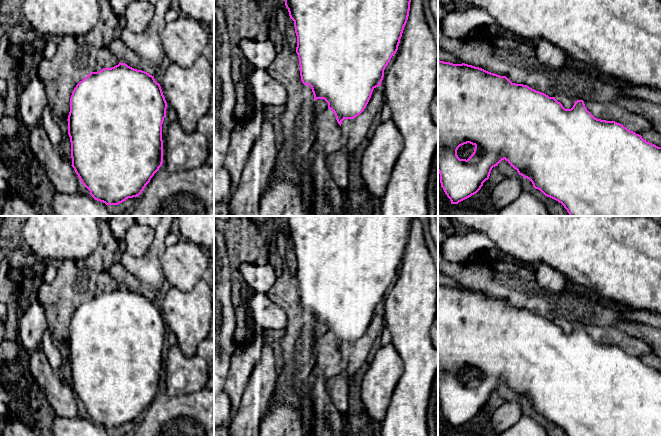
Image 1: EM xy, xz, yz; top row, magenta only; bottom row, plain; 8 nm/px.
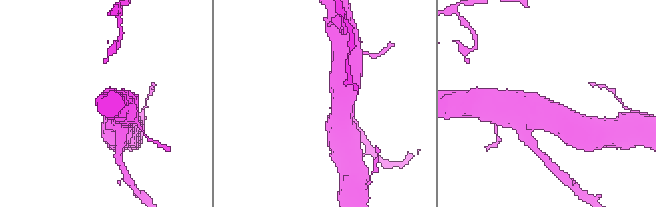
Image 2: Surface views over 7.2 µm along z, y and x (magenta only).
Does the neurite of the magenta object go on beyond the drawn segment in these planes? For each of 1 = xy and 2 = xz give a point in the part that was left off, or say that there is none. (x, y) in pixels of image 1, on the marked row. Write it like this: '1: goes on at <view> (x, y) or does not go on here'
1: does not go on here
2: does not go on here

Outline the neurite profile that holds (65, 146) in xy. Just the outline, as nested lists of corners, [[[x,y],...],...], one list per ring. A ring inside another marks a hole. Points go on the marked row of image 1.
[[[68,130],[64,133],[63,139],[59,145],[60,152],[63,157],[71,155],[71,142],[68,135]]]

